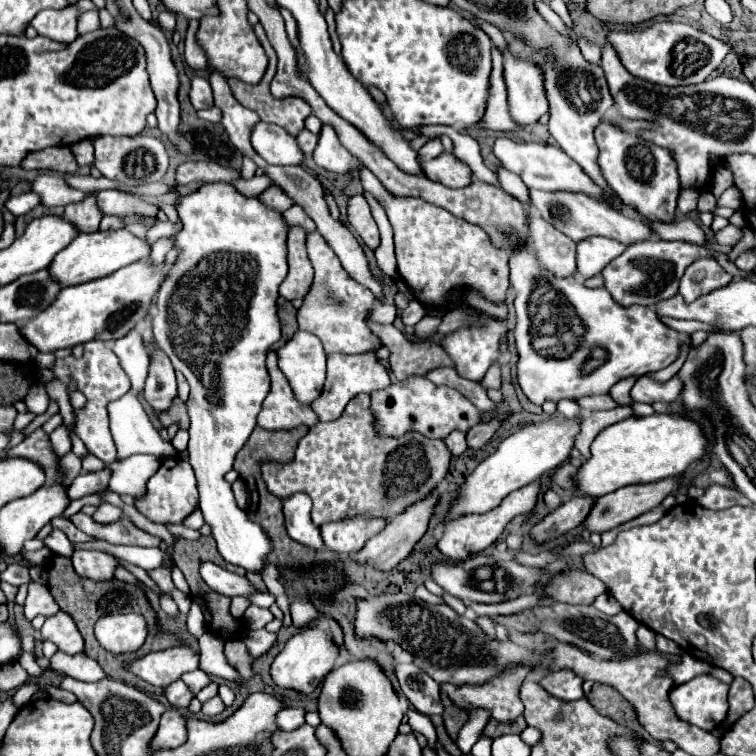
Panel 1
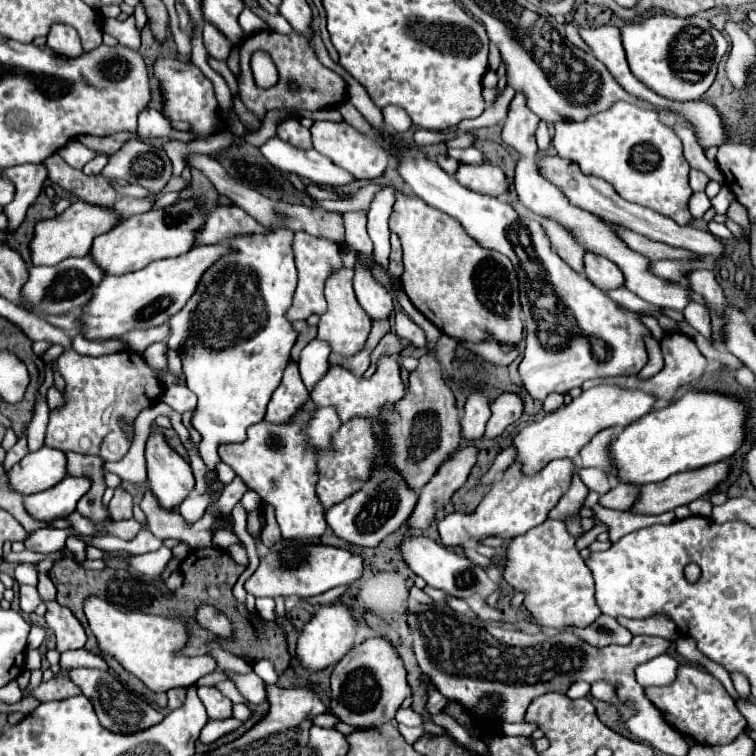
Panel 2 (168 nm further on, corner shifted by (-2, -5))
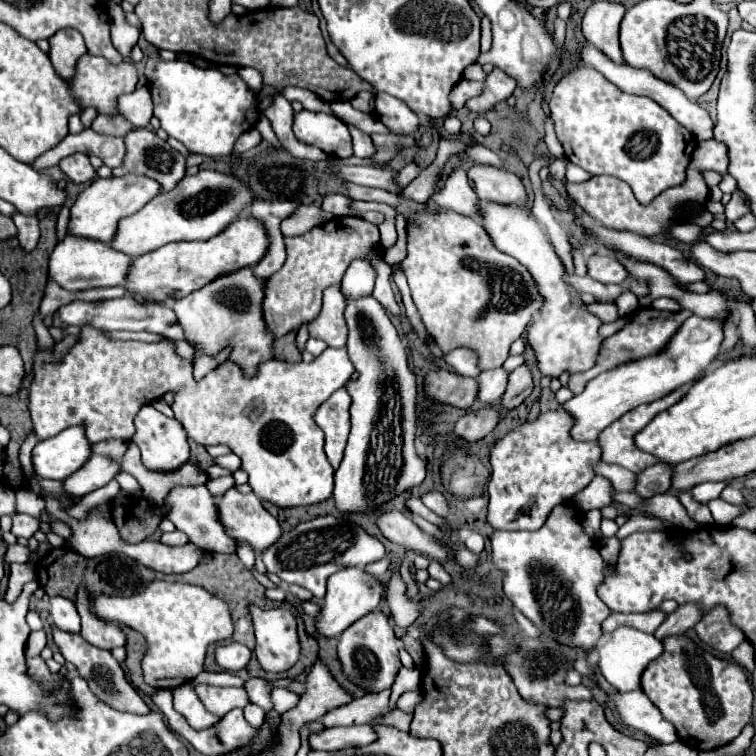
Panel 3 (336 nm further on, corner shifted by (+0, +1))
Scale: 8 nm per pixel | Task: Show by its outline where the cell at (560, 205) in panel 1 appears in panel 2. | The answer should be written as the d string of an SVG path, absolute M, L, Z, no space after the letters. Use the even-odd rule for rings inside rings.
M612 225L610 229L614 229L614 233L618 233L622 237L622 241L626 241L626 245L630 245L630 249L634 249L636 253L642 253L644 257L650 257L650 261L658 261L658 259L686 259L686 257L694 257L694 253L686 251L686 249L674 249L666 243L658 243L652 241L648 237L642 237L634 231L622 229L620 225Z

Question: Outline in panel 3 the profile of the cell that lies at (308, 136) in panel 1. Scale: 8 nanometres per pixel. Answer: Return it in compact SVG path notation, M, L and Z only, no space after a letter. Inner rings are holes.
M276 95L272 99L272 105L268 109L264 109L264 117L268 117L276 137L280 139L284 149L290 151L294 157L302 157L302 159L310 159L310 161L326 161L328 159L328 155L324 151L320 151L318 147L300 143L294 137L294 131L292 131L294 111L292 111L290 101L286 101L282 95Z

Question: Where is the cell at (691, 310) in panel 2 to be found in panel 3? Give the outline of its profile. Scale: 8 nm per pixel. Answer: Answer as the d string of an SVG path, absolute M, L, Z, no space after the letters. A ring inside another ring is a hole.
M692 315L680 325L674 339L670 339L664 351L626 363L622 367L614 367L612 371L598 375L586 385L586 389L580 395L574 395L568 403L562 405L576 421L572 427L572 437L578 441L596 441L598 435L624 413L632 411L638 405L662 399L664 395L672 393L676 387L684 383L696 381L720 353L722 339L722 327L720 323L716 323L716 319L700 319Z

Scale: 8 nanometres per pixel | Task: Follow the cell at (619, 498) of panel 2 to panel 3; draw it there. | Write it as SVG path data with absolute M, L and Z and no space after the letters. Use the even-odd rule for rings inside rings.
M656 463L638 475L636 493L642 497L654 497L666 493L672 487L672 465Z

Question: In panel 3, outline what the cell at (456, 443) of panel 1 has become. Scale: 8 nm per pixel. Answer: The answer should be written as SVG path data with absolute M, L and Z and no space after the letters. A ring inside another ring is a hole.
M496 367L490 371L484 371L478 375L480 391L478 391L478 401L484 405L494 405L498 399L504 395L506 385L508 385L508 371L504 367Z

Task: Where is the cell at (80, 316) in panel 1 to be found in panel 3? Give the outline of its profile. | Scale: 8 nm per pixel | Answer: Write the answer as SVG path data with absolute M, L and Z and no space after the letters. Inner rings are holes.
M240 217L236 223L232 223L228 229L208 241L168 243L156 251L136 257L132 261L124 287L132 295L140 295L146 301L160 301L170 305L174 299L186 297L188 293L208 285L212 279L228 275L228 271L256 265L266 255L268 243L268 231L258 219Z

